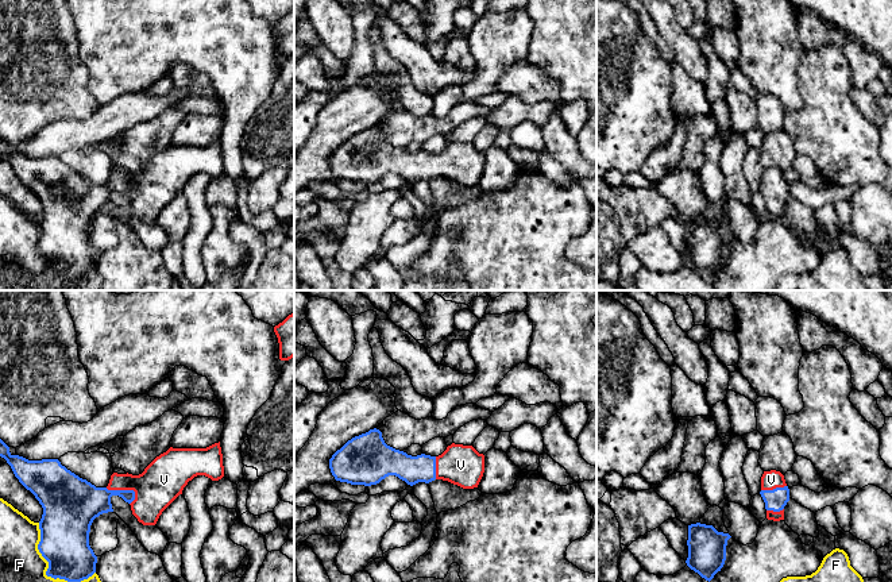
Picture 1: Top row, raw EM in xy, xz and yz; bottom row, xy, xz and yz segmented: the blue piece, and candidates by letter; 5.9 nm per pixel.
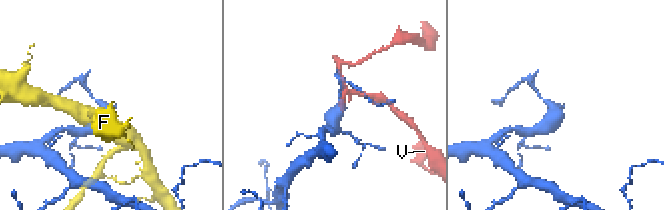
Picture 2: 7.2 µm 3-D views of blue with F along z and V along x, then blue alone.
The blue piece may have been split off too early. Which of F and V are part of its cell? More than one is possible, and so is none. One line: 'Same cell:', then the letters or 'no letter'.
Same cell: V

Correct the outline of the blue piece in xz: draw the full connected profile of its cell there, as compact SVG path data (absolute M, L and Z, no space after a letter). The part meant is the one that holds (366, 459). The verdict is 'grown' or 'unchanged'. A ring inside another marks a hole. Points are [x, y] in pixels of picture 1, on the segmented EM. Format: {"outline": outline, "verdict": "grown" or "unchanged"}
{"outline": "M377 428L352 438L329 459L336 481L371 486L395 475L413 486L435 479L448 481L463 489L478 487L484 473L484 455L472 446L455 444L439 456L412 456L387 446Z", "verdict": "grown"}

